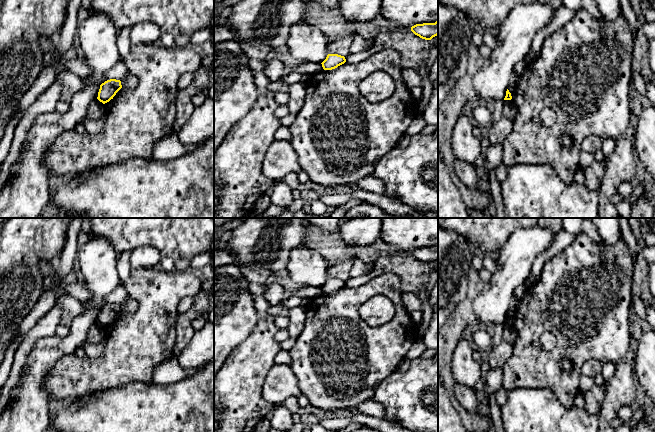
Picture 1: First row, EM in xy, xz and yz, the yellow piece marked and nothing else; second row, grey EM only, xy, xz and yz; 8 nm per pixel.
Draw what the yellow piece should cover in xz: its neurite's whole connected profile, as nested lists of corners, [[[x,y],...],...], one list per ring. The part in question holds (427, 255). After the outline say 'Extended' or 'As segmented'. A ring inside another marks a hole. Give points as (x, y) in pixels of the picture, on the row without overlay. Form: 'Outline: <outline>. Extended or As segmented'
Outline: [[[438,245],[435,247],[416,248],[411,251],[411,255],[425,264],[431,264],[438,259]]]. As segmented

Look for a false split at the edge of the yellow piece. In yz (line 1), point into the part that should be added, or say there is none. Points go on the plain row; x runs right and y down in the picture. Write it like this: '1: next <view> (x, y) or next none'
1: next none

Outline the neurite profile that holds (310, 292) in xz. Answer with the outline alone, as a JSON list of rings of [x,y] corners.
[[[301,286],[296,295],[299,297],[312,299],[322,296],[323,294],[324,293],[321,287]]]

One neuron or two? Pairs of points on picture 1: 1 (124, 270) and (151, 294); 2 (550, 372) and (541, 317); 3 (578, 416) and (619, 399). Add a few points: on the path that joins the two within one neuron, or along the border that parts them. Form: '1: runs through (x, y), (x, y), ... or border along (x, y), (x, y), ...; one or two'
1: border along (131, 268), (128, 276), (122, 281); two
2: runs through (536, 358), (533, 355), (533, 331); one
3: border along (598, 413), (599, 421); two

